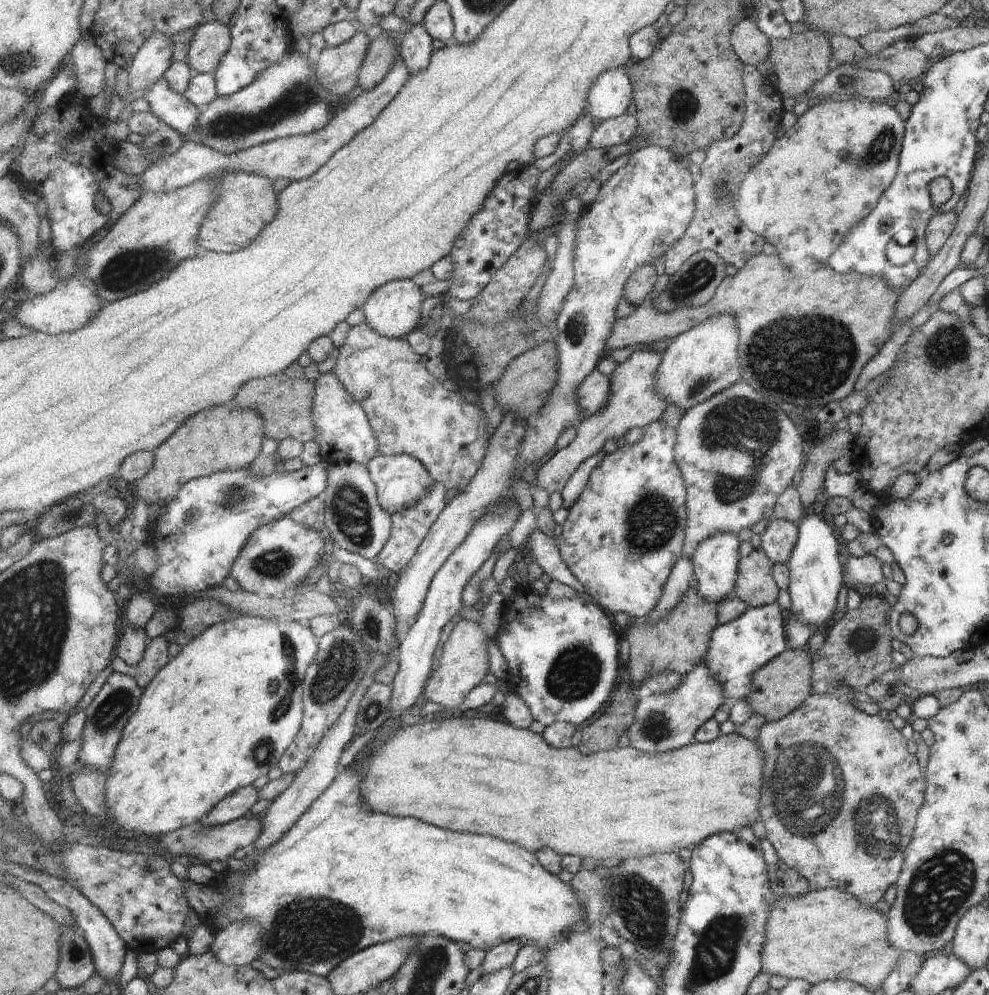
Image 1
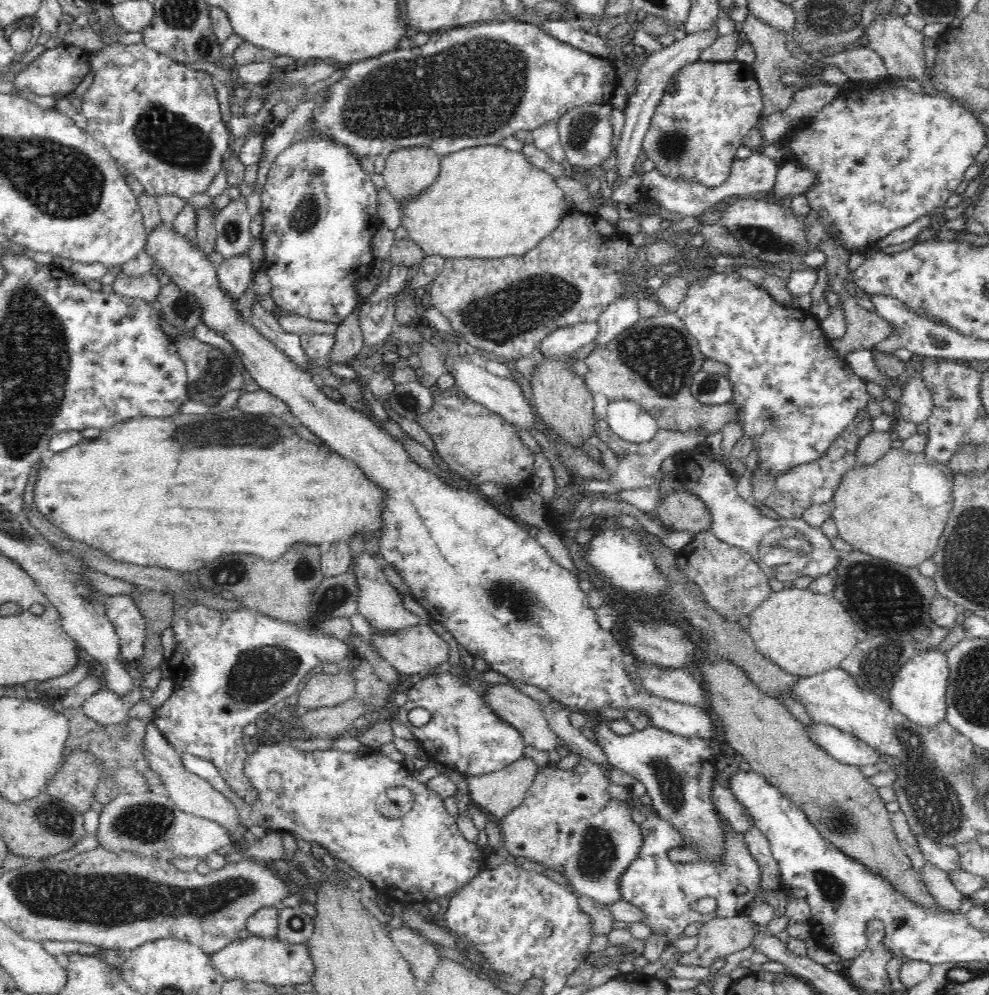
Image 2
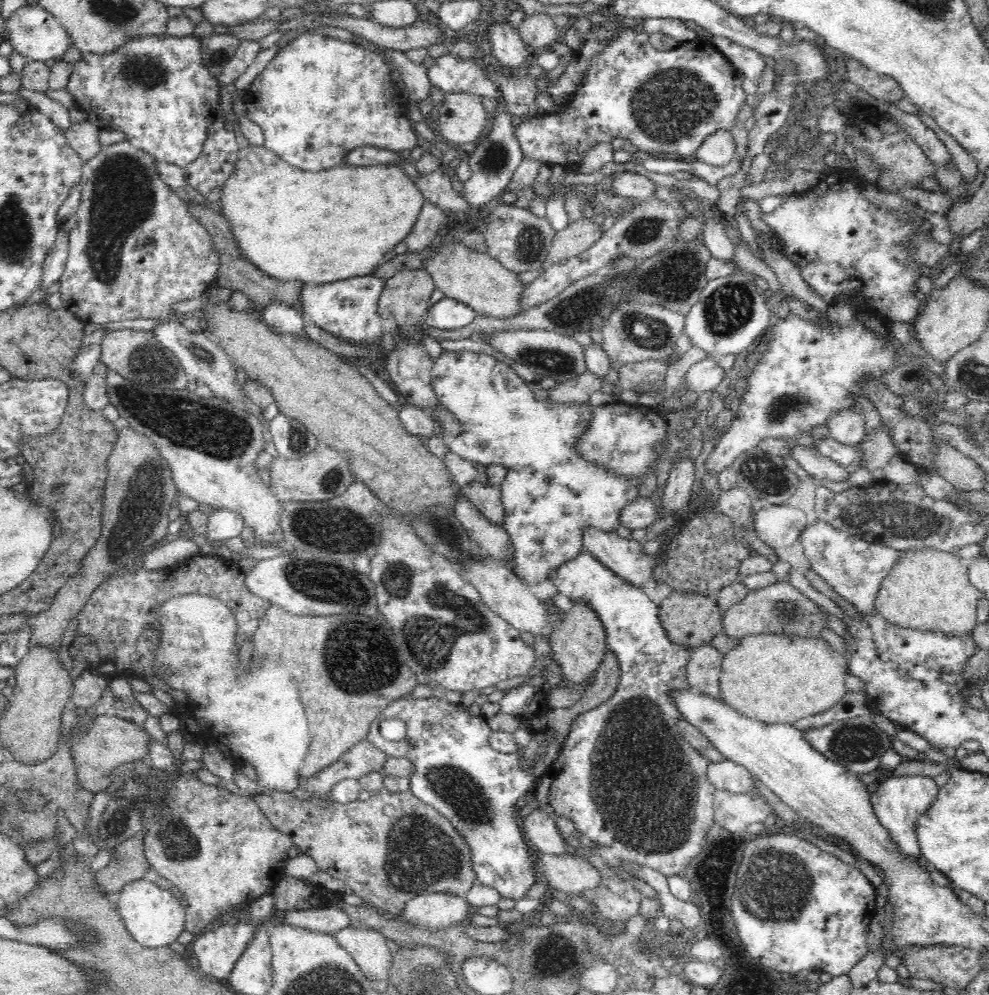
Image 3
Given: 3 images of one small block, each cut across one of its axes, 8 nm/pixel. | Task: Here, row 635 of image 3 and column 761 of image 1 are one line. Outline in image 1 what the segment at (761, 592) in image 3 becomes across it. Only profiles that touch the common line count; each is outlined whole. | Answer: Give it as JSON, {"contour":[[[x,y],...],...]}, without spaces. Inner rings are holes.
{"contour":[[[839,684],[835,690],[825,694],[809,695],[803,704],[783,716],[779,720],[769,721],[757,730],[757,736],[753,742],[761,750],[763,756],[763,772],[761,772],[761,798],[759,798],[759,821],[764,826],[765,837],[773,846],[777,858],[787,866],[789,870],[795,870],[803,880],[807,881],[809,890],[837,889],[853,896],[859,904],[874,908],[877,902],[883,898],[885,890],[897,880],[897,874],[901,870],[904,848],[909,844],[915,818],[921,802],[923,802],[923,790],[925,790],[924,775],[921,774],[917,759],[907,751],[906,739],[899,730],[891,725],[891,721],[882,720],[877,715],[868,715],[861,712],[853,704],[855,690]]]}

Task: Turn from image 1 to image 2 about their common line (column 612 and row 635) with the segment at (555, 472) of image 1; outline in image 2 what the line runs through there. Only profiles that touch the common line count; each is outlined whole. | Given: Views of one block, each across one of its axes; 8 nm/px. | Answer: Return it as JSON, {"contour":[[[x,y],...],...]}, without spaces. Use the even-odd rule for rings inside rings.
{"contour":[[[421,622],[416,626],[398,630],[398,632],[377,632],[372,634],[373,645],[380,658],[386,659],[396,670],[407,675],[425,675],[438,668],[450,658],[450,646],[440,637],[429,624]]]}

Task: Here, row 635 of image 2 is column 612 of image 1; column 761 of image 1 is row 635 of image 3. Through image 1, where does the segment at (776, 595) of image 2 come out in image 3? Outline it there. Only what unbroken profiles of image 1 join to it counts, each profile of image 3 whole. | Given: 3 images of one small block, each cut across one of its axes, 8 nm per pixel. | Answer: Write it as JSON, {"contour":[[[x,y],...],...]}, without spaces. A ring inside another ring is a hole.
{"contour":[[[756,634],[740,640],[740,646],[723,656],[720,676],[720,695],[729,705],[750,718],[768,723],[793,725],[796,720],[826,712],[847,693],[845,680],[849,666],[836,649],[822,638],[792,638]]]}

